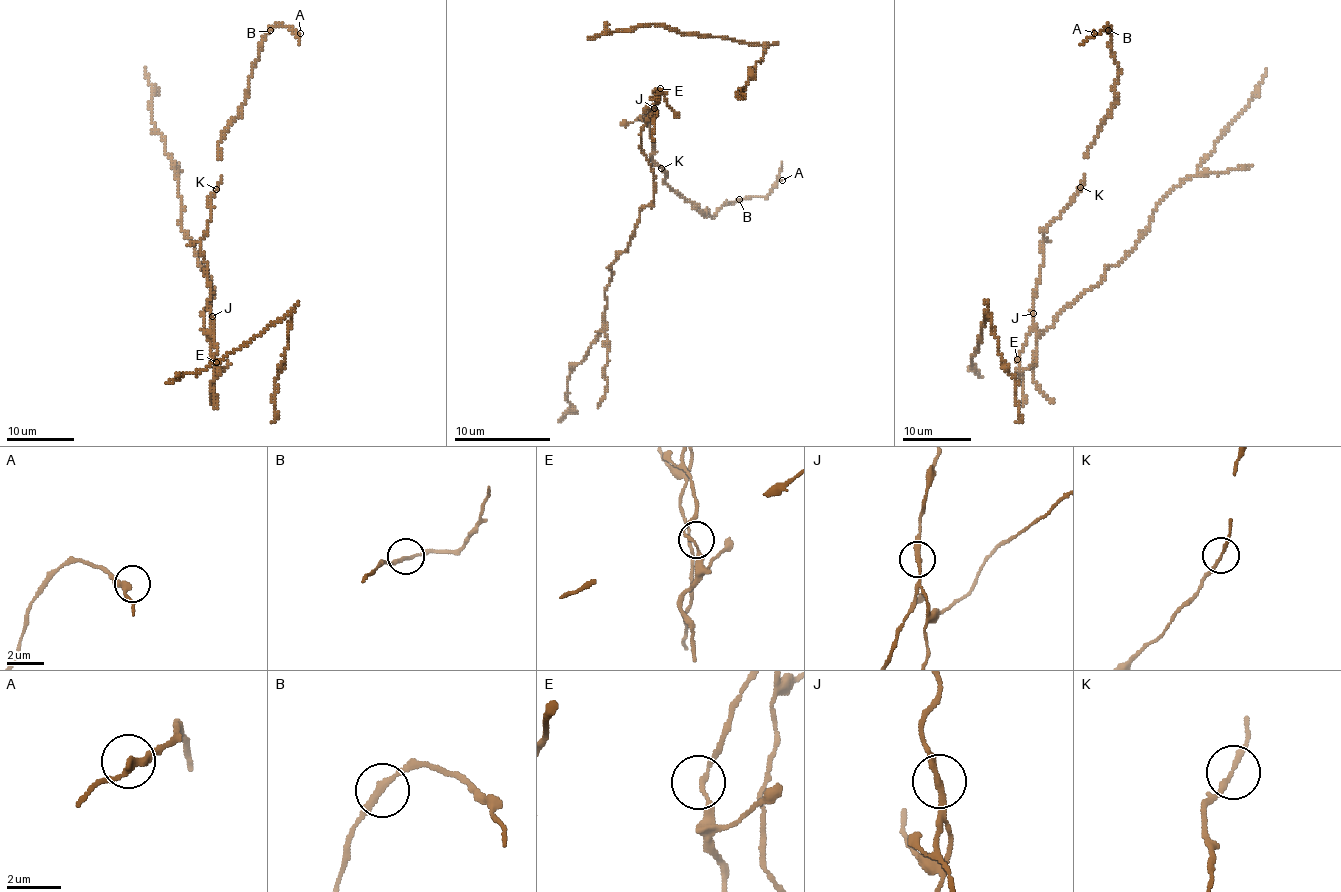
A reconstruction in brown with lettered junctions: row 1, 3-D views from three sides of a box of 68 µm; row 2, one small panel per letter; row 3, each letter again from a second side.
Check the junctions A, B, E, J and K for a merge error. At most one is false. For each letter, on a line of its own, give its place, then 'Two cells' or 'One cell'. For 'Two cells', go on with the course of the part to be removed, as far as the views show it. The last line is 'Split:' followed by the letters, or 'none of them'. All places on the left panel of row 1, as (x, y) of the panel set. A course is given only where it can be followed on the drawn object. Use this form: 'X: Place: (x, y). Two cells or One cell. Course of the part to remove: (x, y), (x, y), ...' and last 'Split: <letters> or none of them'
A: Place: (300, 33). One cell
B: Place: (270, 30). One cell
E: Place: (216, 362). One cell
J: Place: (212, 316). Two cells. Course of the part to remove: (211, 316), (215, 333), (208, 336), (203, 311), (212, 283), (180, 225), (177, 174), (152, 120), (144, 68)
K: Place: (216, 189). One cell
Split: J

